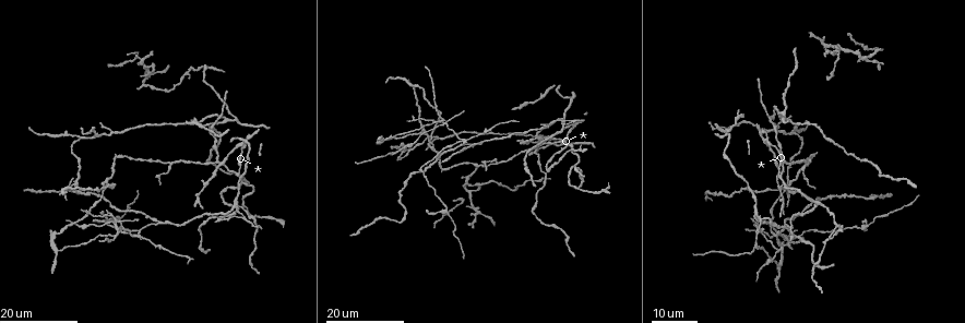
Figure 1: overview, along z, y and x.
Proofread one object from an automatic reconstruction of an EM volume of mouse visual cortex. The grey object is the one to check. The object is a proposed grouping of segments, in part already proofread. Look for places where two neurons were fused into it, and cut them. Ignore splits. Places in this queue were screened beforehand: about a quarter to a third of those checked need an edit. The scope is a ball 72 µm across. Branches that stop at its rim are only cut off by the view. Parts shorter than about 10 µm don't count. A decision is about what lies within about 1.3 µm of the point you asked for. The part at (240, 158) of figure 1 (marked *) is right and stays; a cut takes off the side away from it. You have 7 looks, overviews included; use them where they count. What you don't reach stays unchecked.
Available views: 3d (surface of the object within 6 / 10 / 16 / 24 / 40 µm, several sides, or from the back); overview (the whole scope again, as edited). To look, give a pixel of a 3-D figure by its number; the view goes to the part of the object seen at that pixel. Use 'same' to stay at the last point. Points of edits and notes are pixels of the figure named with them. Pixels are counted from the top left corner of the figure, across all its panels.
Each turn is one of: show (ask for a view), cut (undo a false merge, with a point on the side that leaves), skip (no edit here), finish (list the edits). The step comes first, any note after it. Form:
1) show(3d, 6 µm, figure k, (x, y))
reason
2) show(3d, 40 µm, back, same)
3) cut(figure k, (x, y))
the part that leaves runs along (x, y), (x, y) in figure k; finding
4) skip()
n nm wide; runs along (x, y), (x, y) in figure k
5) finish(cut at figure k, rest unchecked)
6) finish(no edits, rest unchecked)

show(3d, 16 µm, figure 1, (158, 221))
arms part here

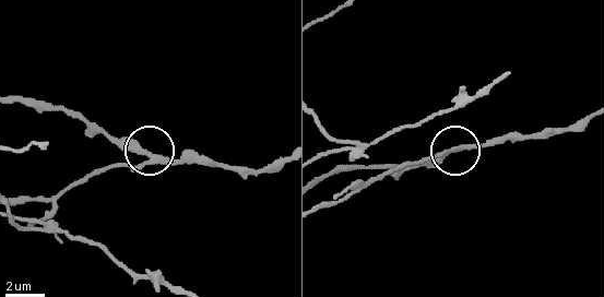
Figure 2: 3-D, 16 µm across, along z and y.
show(3d, 6 µm, figure 2, (152, 156))
closer look

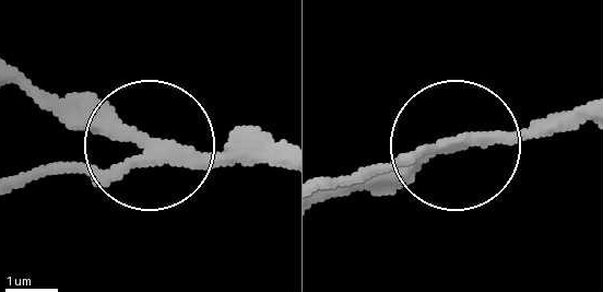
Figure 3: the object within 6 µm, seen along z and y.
cut(figure 3, (94, 172))
the part that leaves runs along (165, 162), (25, 175) in figure 3; two neurons meet here

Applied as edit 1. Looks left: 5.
show(overview)

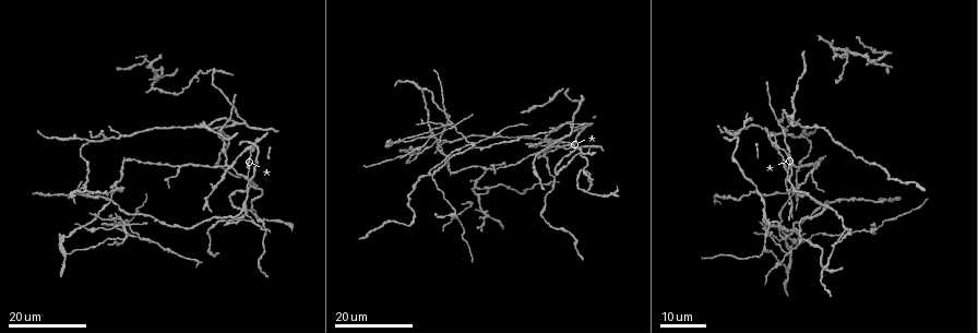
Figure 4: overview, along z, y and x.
show(3d, 24 µm, figure 4, (252, 188))
three-way junction

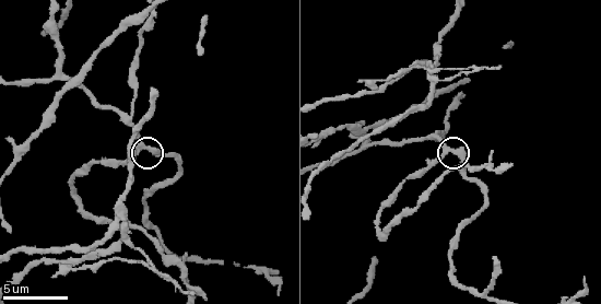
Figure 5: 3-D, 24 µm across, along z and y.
show(3d, 6 µm, figure 5, (145, 148))

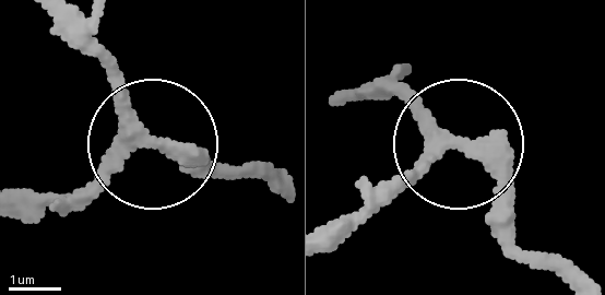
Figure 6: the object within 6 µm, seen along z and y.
skip()
runs along (98, 10), (142, 137), (63, 214) in figure 6; all the same neuron

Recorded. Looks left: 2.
show(3d, 24 µm, figure 4, (160, 90))

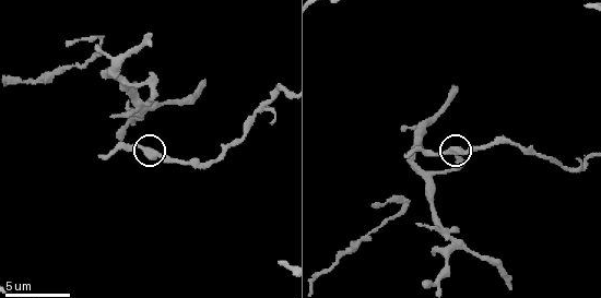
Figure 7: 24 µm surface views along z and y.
show(3d, 6 µm, figure 7, (145, 149))
closer look

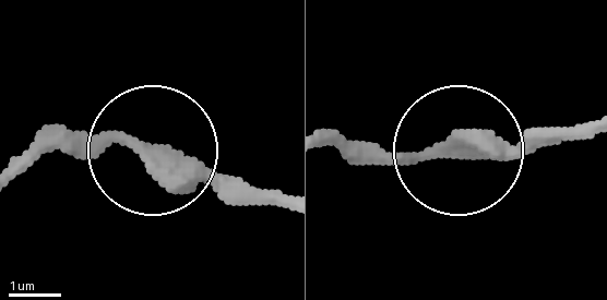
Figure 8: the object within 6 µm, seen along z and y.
skip()
340 nm wide; one neuron here

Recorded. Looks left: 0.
finish(cut at figure 3, rest unchecked)

